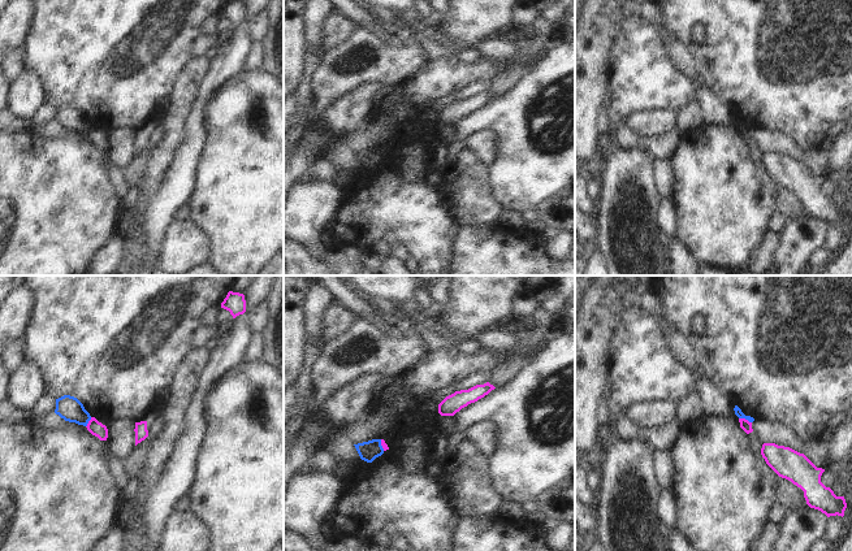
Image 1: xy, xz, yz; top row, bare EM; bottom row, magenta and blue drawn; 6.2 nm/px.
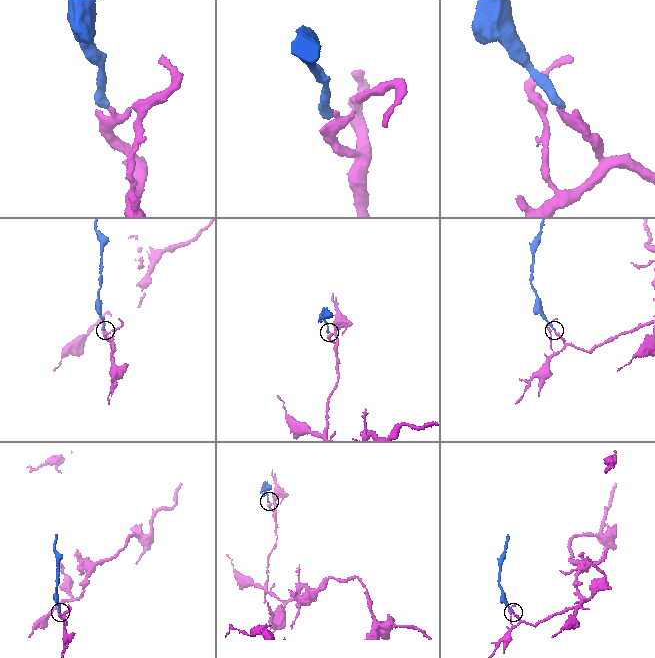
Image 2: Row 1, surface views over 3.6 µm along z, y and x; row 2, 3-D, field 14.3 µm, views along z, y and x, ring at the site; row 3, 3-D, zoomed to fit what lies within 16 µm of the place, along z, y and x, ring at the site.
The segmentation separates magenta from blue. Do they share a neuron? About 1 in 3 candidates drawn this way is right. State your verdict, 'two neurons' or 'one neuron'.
two neurons

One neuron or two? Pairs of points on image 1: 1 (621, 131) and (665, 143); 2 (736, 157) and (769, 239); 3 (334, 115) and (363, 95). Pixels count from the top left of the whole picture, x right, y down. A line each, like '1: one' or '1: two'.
1: one
2: two
3: one

